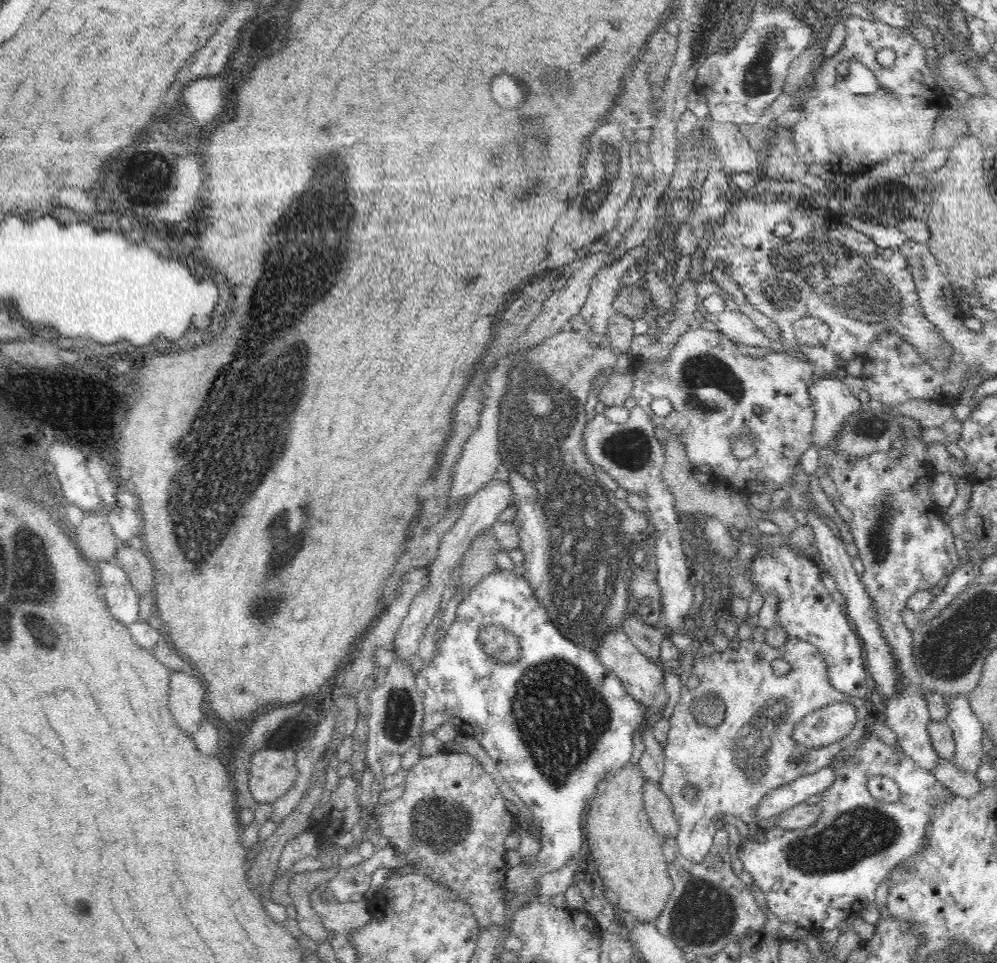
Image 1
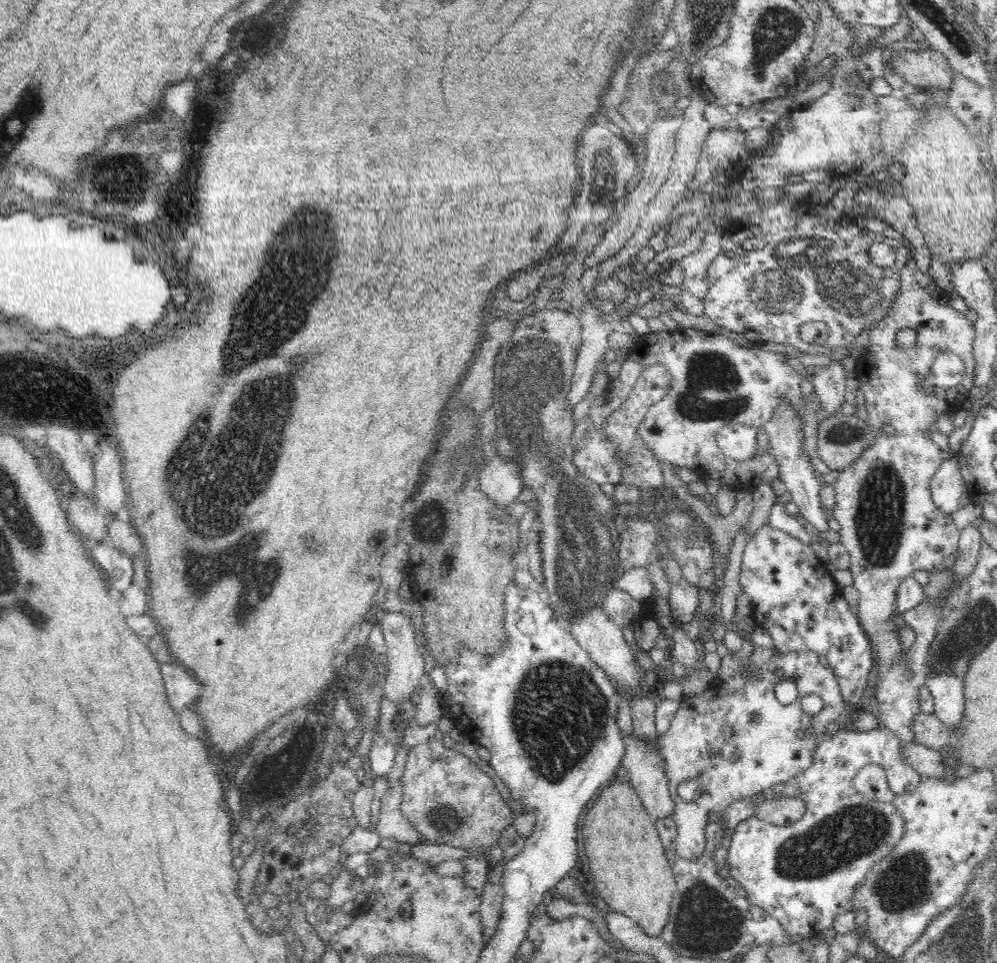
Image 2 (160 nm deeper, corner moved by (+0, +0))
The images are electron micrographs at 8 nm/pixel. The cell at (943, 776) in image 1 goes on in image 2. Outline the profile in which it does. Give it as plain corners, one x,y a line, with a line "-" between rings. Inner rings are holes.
901,742
903,757
910,766
916,768
920,776
940,778
948,782
958,780
954,770
944,764
940,750
934,750
920,743

